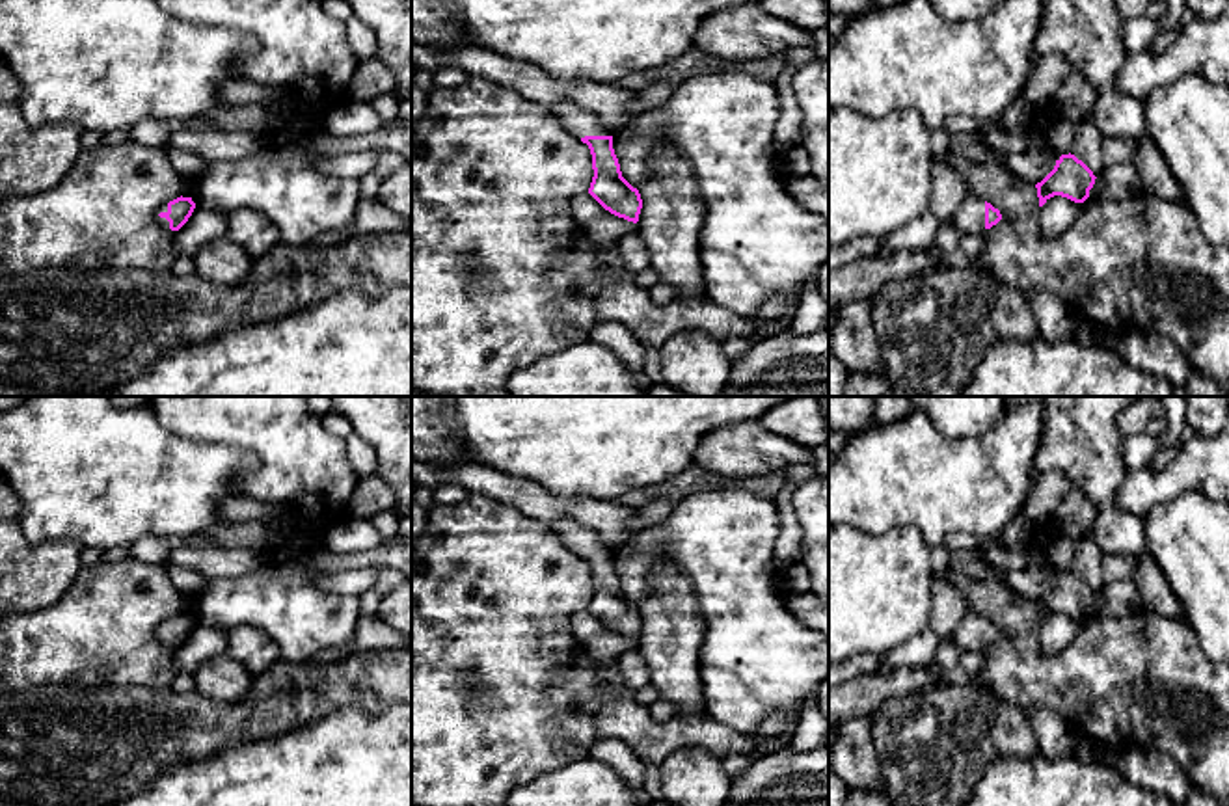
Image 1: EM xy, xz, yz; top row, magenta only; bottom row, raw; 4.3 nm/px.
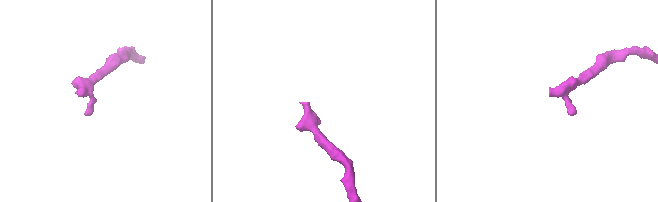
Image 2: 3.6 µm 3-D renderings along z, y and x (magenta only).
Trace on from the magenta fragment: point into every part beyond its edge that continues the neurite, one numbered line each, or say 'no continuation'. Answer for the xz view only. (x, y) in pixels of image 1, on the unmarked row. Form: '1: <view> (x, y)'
1: xz (580, 538)

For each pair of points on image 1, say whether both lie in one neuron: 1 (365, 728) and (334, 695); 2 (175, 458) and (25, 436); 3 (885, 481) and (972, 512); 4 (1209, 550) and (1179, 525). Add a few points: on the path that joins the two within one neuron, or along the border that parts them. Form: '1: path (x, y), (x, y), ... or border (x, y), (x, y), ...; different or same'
1: border (390, 708), (341, 708), (306, 726); different
2: path (138, 458), (75, 458), (62, 451); same
3: path (907, 481), (931, 481), (950, 490); same
4: path (1201, 544), (1187, 529); same

